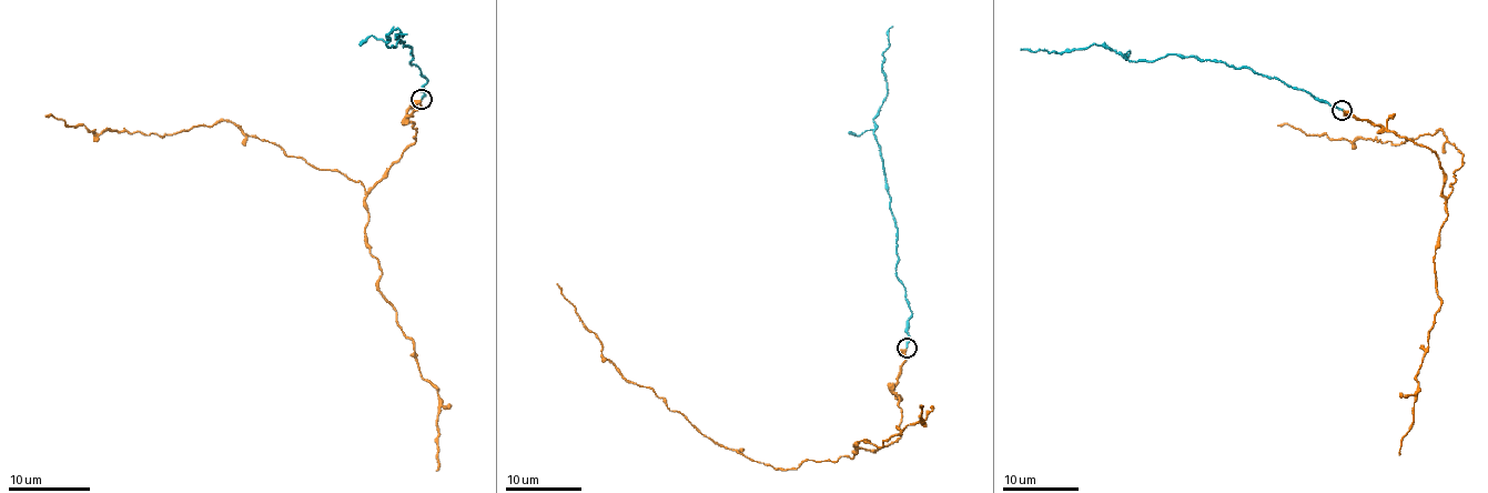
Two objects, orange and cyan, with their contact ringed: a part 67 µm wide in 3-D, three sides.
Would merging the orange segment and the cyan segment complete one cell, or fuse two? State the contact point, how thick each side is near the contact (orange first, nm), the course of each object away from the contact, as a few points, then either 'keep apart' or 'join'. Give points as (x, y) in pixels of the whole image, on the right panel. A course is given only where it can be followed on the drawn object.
at (1342, 110); 260 nm thick on the orange side, 200 nm on the other; orange runs (1343, 110), (1428, 148), (1444, 174), (1441, 192), (1451, 190), (1463, 163), (1440, 129), (1398, 144), (1278, 126); cyan runs (1340, 110), (1306, 91), (1218, 60), (1165, 54), (1130, 60), (1091, 46), (1055, 53), (1021, 49); join

